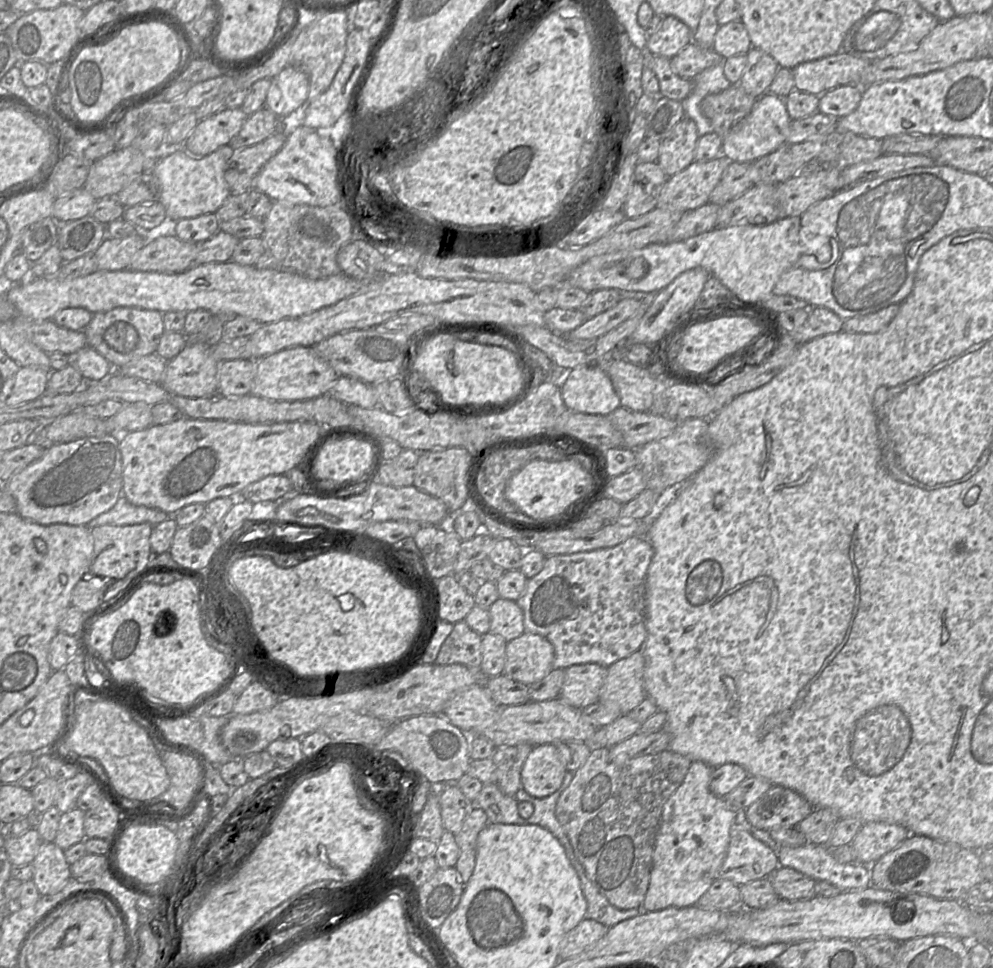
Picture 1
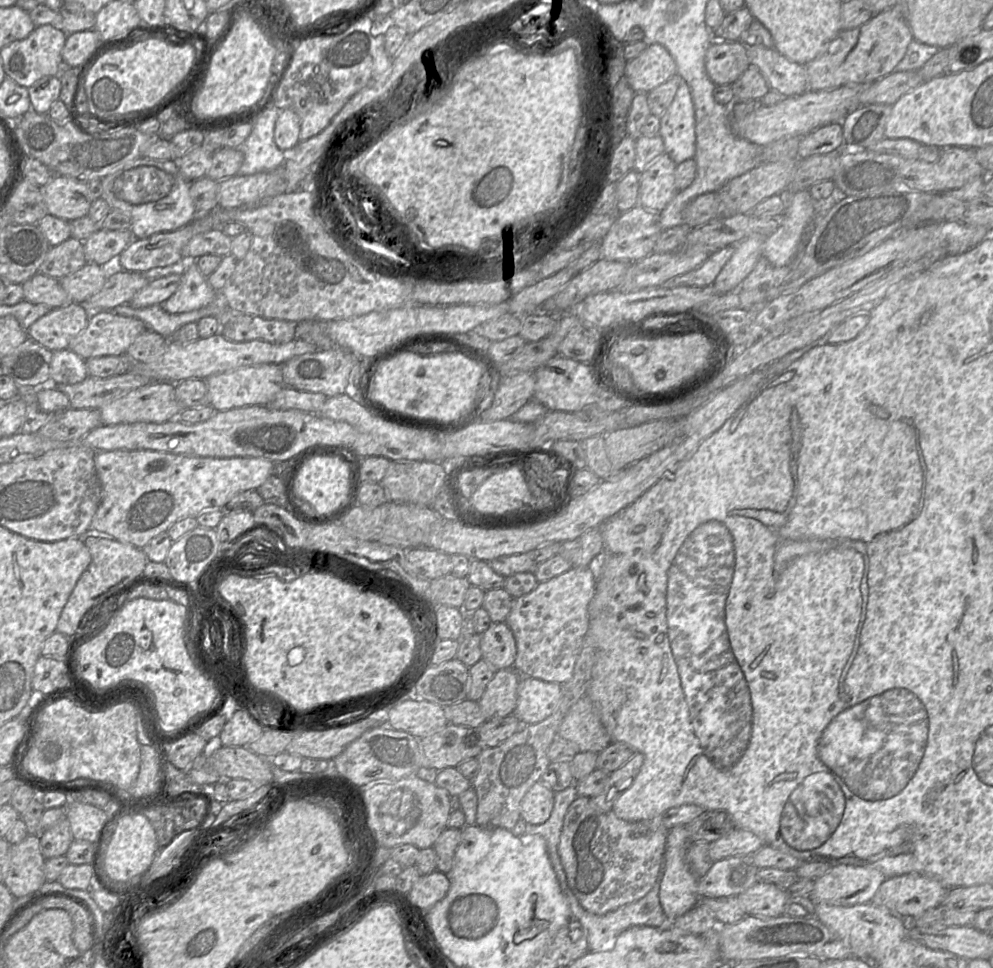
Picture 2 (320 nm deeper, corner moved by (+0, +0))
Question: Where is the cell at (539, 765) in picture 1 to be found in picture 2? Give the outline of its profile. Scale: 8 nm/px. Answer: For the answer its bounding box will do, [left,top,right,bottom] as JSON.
[521,781,555,825]

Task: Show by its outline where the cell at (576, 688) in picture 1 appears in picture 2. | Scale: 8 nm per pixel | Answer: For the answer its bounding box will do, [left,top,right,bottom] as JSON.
[513,676,561,725]

